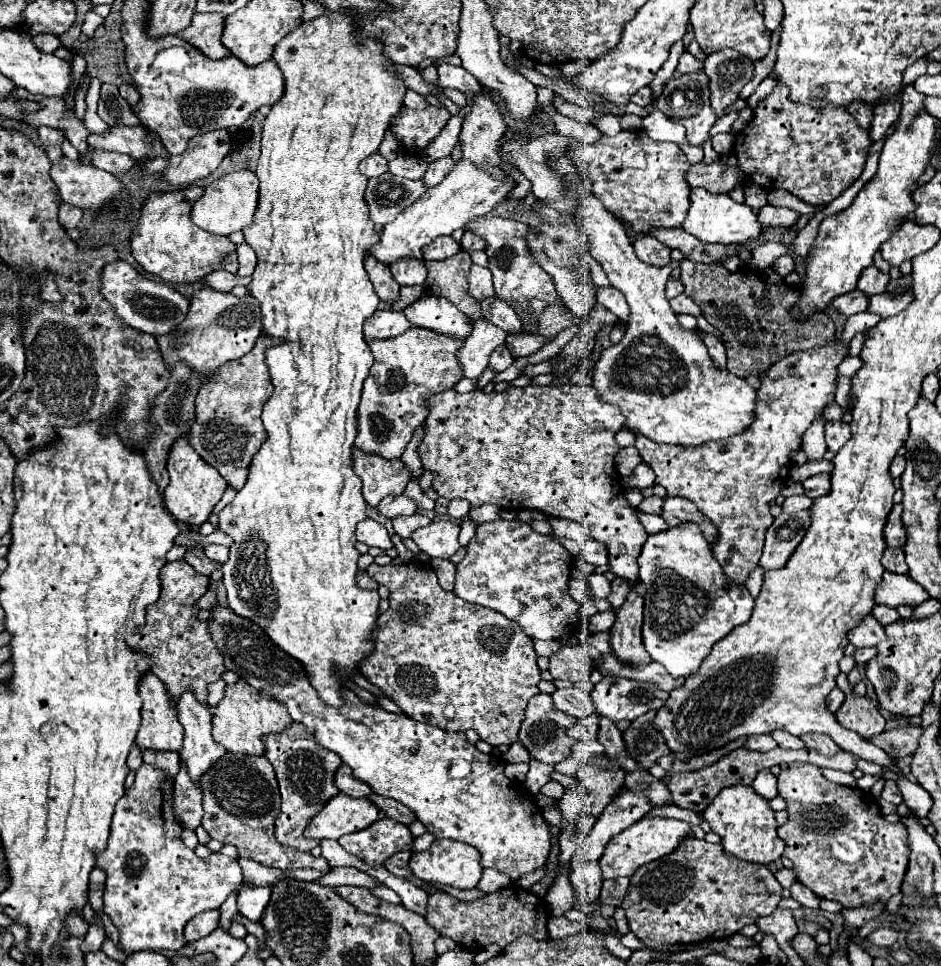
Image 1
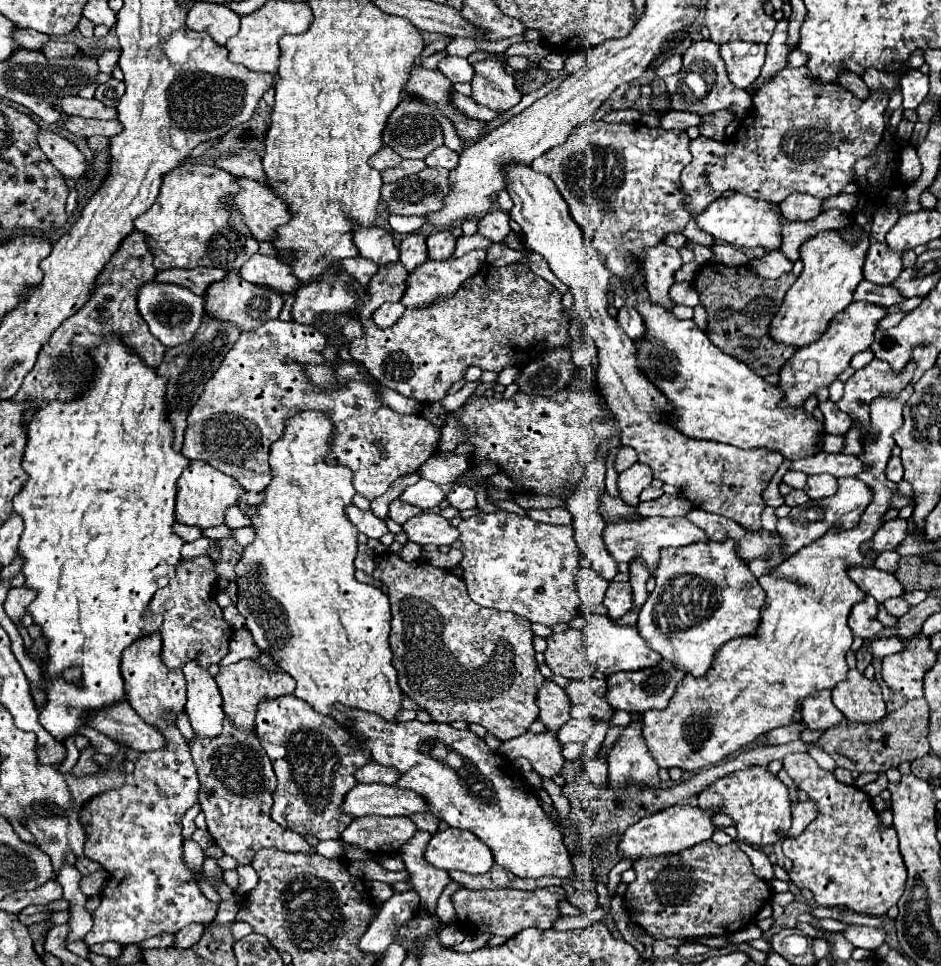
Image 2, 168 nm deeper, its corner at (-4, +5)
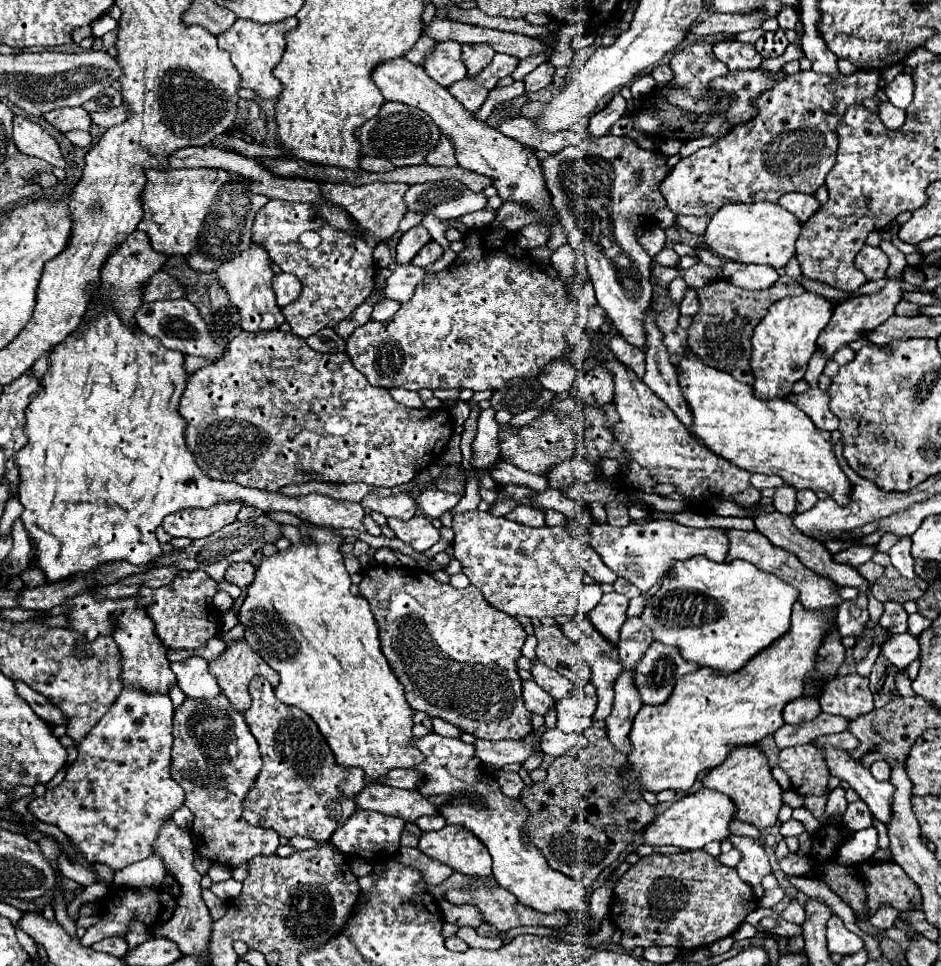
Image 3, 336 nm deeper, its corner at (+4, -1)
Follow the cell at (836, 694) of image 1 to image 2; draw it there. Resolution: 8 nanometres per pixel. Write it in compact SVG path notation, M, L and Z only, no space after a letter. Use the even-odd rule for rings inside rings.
M819 690L805 696L801 704L801 716L811 730L827 730L835 726L835 722L843 720L843 714L839 714L831 702L831 690Z

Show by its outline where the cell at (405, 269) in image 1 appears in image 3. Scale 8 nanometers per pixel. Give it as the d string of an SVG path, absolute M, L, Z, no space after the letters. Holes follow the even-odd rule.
M419 224L419 226L413 226L411 230L407 230L401 238L399 238L399 242L397 242L397 248L395 248L395 262L397 264L409 264L413 258L415 258L415 254L427 244L431 240L431 236L429 236L429 232Z

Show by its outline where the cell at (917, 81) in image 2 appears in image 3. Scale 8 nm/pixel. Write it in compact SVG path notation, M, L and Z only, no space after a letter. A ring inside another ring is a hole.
M899 74L891 84L885 86L885 94L893 106L907 110L915 94L915 82L909 74Z

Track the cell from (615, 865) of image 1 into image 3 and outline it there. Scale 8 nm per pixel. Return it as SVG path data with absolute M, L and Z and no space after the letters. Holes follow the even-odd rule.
M699 790L677 802L673 802L663 814L659 814L643 832L641 838L649 846L677 846L681 850L697 850L713 840L725 840L729 836L729 822L733 820L735 806L731 798L713 790Z

